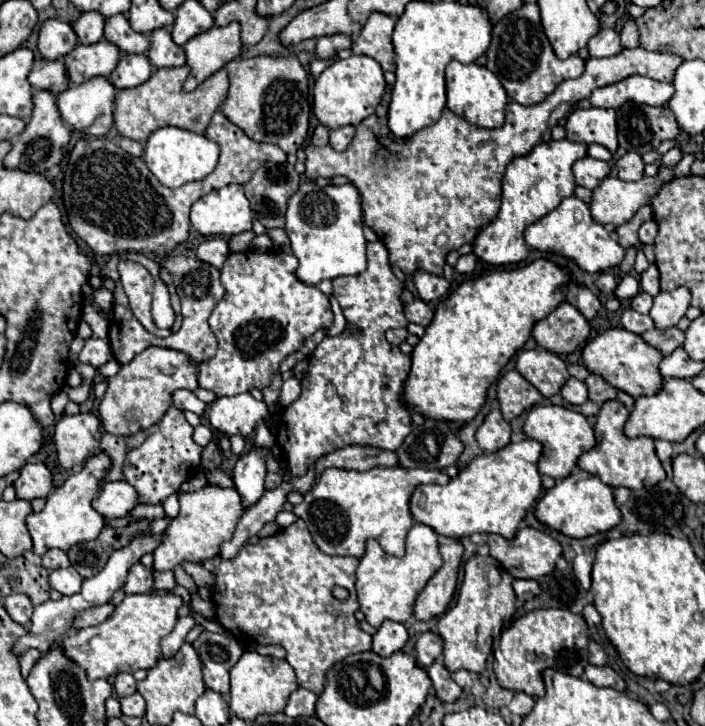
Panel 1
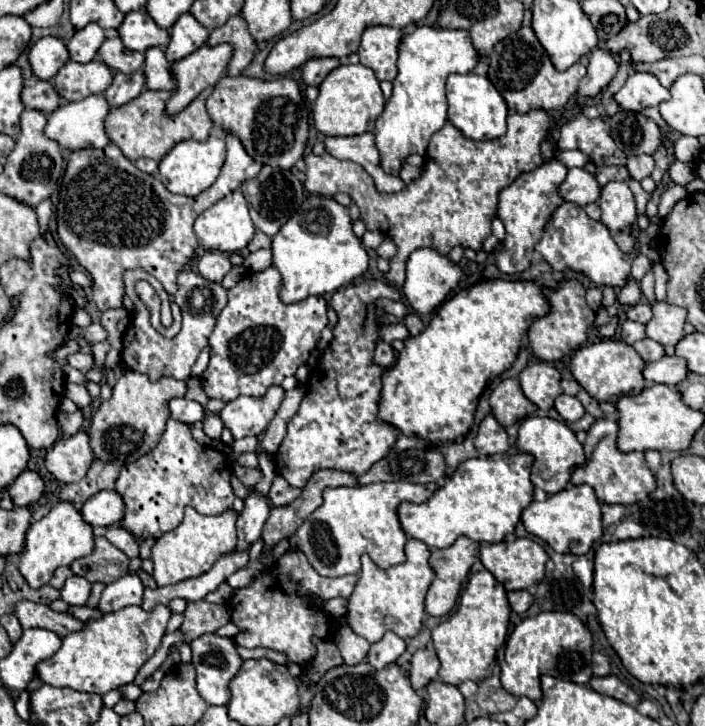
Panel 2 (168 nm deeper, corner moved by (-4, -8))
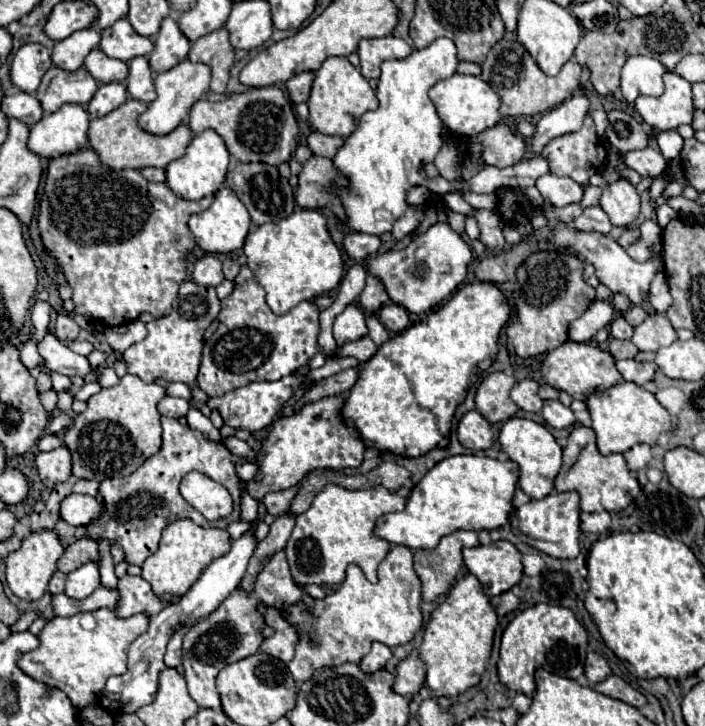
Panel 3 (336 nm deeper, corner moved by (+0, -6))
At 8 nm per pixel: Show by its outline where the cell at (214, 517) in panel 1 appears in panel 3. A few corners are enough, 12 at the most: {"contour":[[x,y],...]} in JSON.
{"contour":[[190,518],[168,524],[142,564],[156,596],[178,594],[232,544]]}

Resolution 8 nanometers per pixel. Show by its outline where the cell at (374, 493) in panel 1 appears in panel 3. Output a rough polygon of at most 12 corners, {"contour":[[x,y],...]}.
{"contour":[[384,486],[314,496],[284,548],[294,582],[370,582],[390,544],[374,534],[408,496]]}

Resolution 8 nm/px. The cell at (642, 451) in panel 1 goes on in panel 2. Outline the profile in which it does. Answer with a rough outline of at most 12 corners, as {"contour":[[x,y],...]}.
{"contour":[[610,426],[572,484],[630,506],[656,490],[642,452],[622,454]]}

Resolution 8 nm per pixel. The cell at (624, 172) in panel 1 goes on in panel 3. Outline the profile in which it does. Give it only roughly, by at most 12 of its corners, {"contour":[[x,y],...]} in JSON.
{"contour":[[650,146],[626,152],[628,168],[656,178],[666,170],[664,156]]}

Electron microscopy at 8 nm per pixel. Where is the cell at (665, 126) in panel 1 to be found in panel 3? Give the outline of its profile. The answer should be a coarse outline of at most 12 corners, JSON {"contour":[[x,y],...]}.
{"contour":[[608,112],[606,138],[622,154],[648,146],[634,116]]}

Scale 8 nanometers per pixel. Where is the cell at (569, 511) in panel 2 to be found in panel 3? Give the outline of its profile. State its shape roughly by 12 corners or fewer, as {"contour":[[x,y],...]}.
{"contour":[[552,490],[514,512],[520,540],[552,558],[580,554],[580,496]]}

